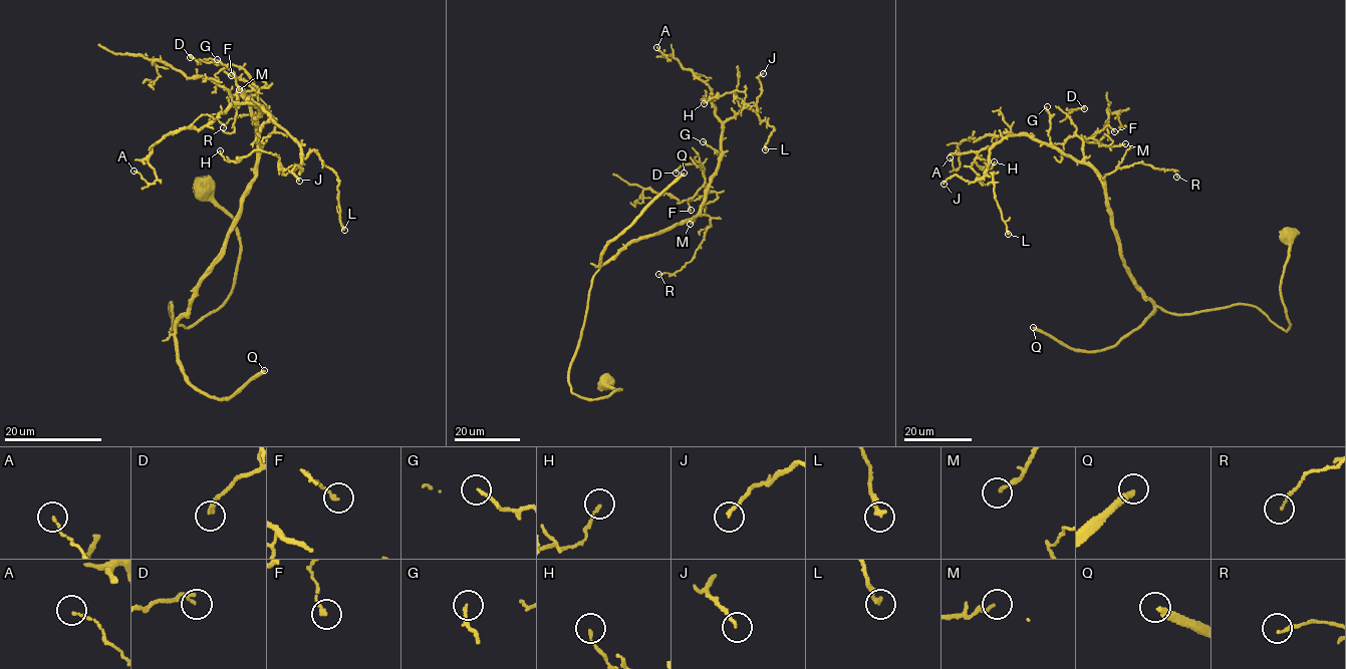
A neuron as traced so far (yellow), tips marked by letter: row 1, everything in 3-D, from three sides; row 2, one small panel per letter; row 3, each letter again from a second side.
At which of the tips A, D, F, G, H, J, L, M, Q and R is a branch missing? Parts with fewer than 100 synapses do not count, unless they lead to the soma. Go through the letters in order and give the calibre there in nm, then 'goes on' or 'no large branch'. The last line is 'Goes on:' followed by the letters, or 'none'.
A: 120 nm thick; no large branch
D: 190 nm thick; no large branch
F: 160 nm thick; no large branch
G: 140 nm thick; no large branch
H: 140 nm thick; no large branch
J: 150 nm thick; no large branch
L: 200 nm thick; no large branch
M: 150 nm thick; no large branch
Q: 360 nm thick; goes on
R: 130 nm thick; no large branch
Goes on: Q

